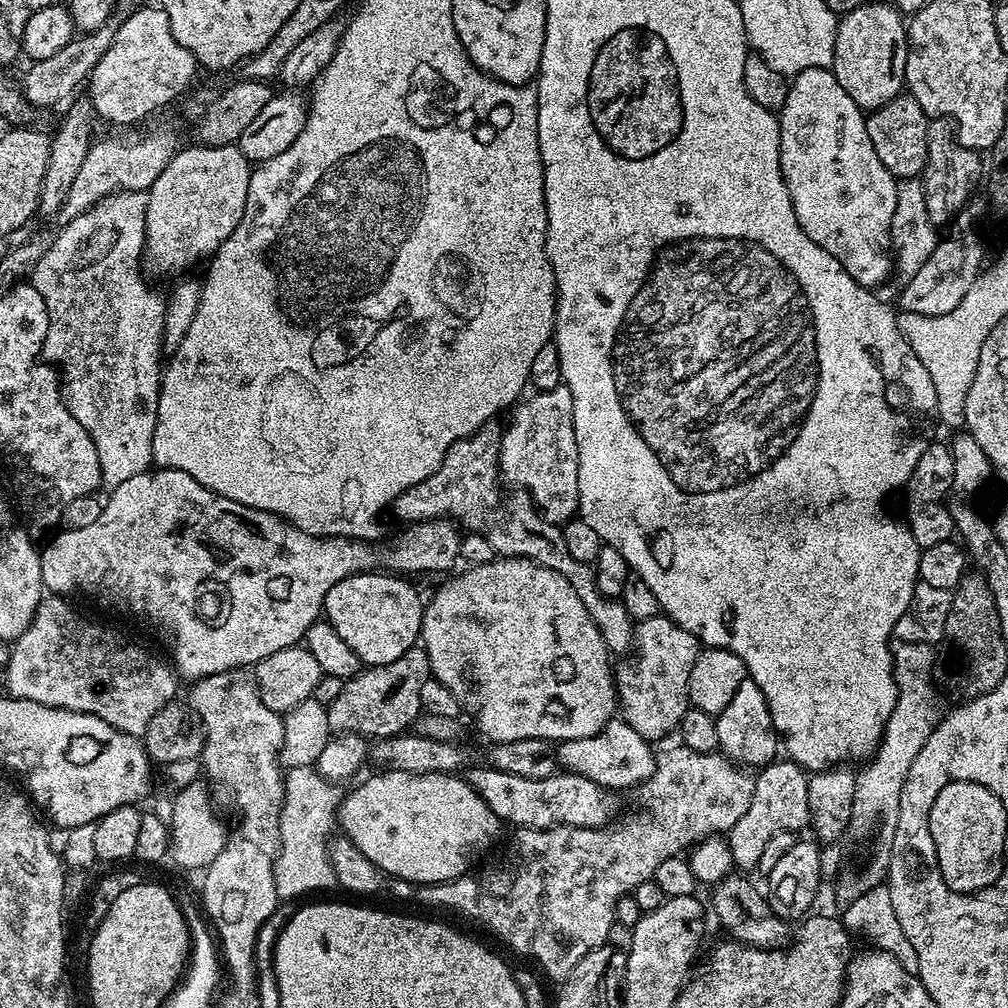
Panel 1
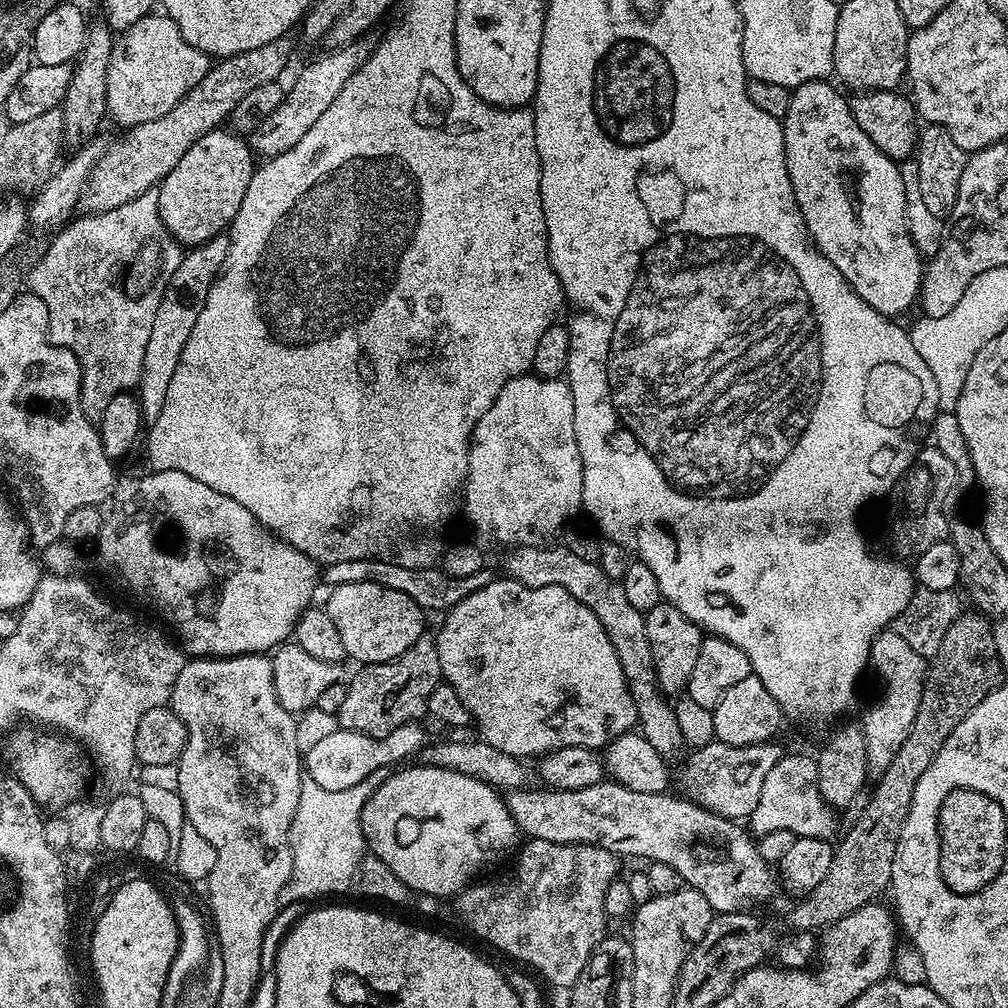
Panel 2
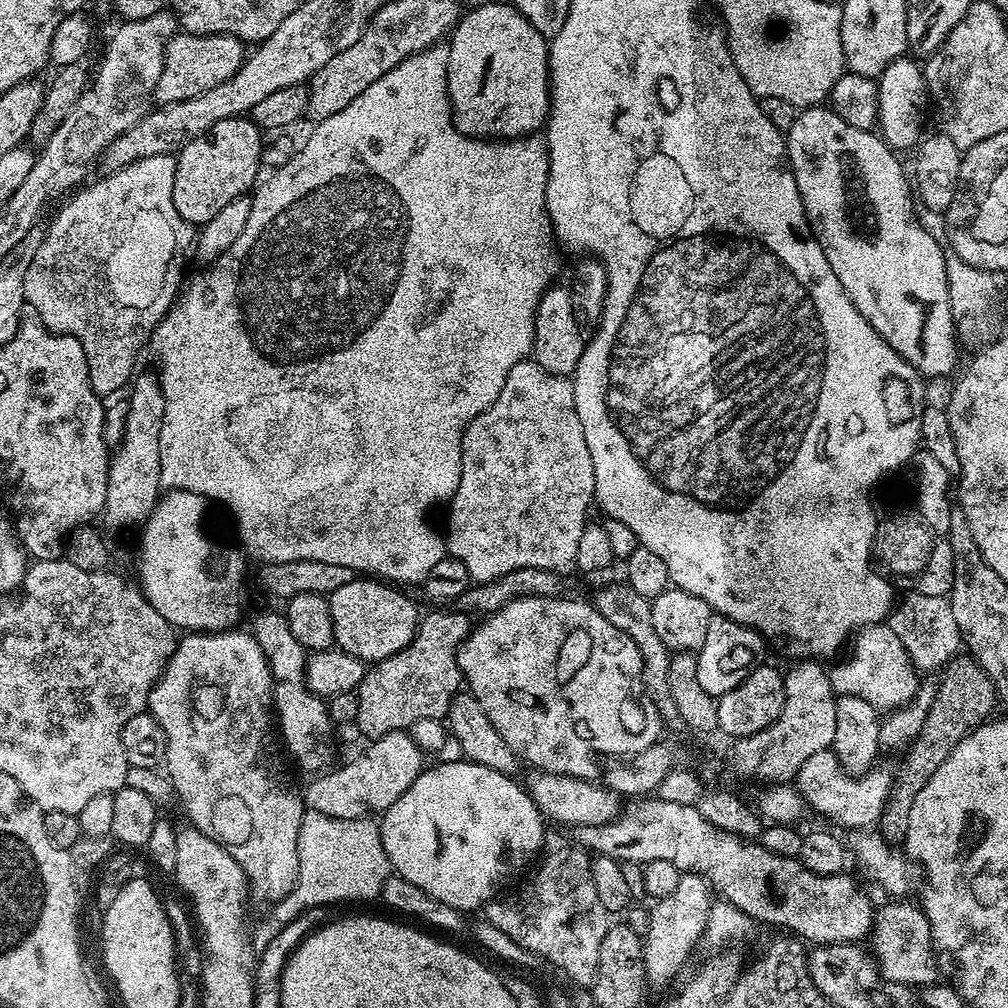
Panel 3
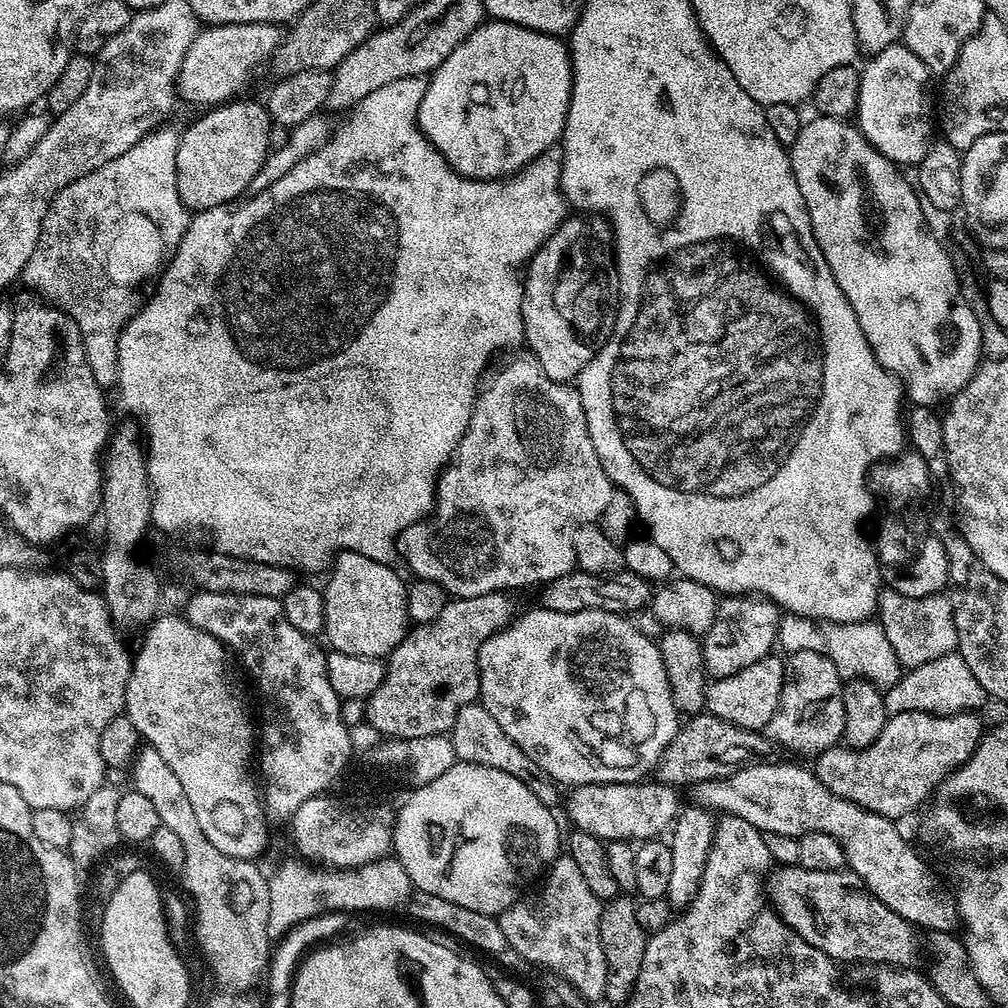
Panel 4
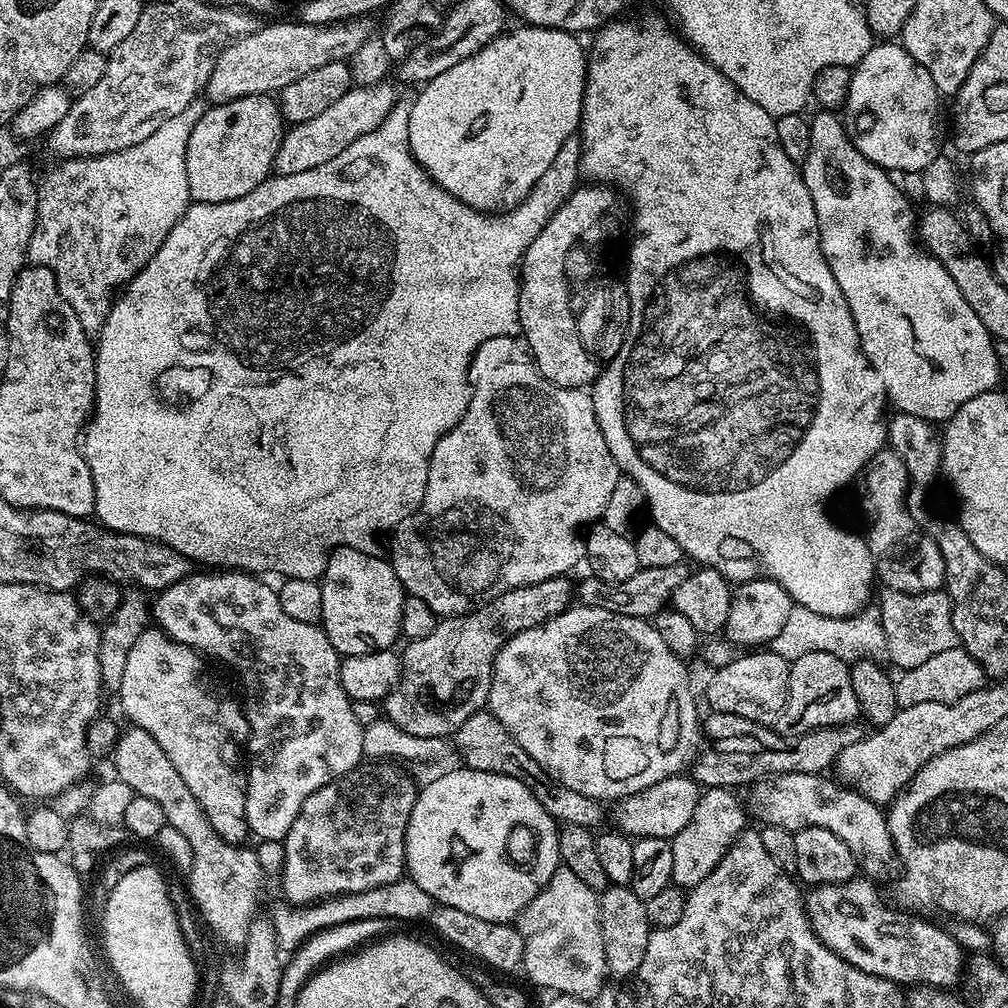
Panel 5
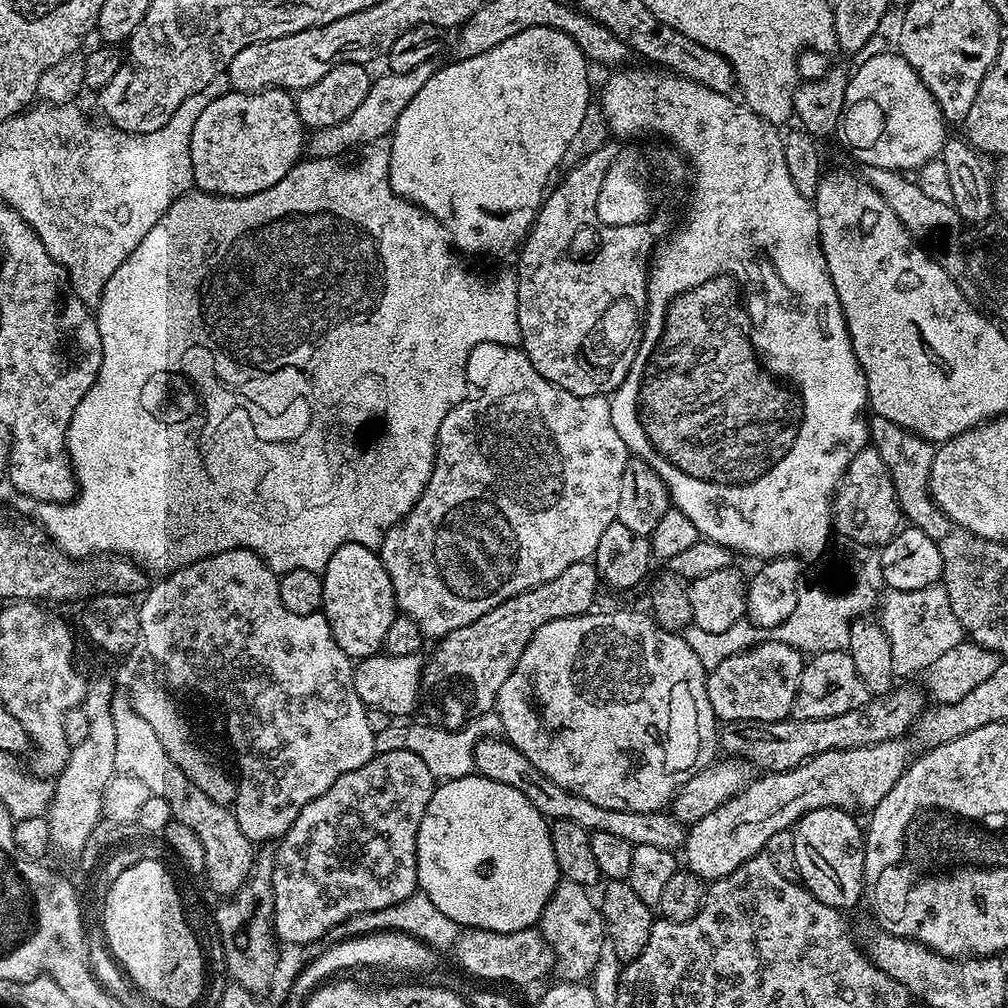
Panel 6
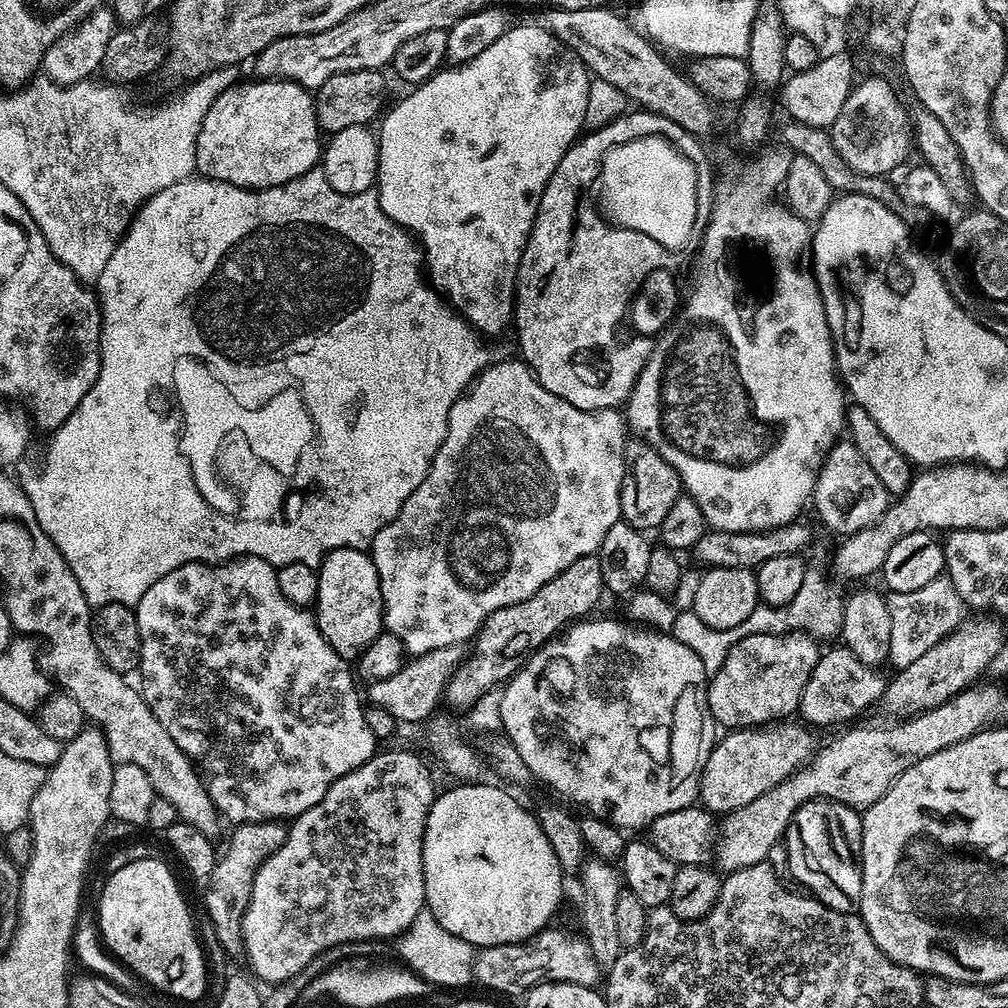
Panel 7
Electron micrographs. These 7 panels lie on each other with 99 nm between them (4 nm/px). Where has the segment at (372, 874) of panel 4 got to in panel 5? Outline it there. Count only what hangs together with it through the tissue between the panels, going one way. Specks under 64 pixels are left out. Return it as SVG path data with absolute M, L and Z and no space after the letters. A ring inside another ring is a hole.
M401 878L382 888L356 892L353 895L333 897L331 900L317 901L313 905L295 906L280 903L270 919L275 930L275 938L283 953L291 954L315 932L332 928L342 922L365 920L366 918L382 917L384 919L418 920L431 913L434 902L424 890L410 878Z

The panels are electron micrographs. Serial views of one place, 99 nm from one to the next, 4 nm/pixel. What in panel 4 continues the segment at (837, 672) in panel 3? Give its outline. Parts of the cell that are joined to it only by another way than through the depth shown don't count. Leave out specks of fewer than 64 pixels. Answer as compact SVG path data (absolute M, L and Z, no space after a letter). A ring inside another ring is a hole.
M788 614L781 619L778 644L788 654L802 650L814 650L814 654L823 654L830 658L830 662L834 662L840 677L848 682L866 680L887 690L902 677L898 654L894 654L894 646L890 646L886 630L882 630L880 623L872 618L856 620L853 624L833 624Z

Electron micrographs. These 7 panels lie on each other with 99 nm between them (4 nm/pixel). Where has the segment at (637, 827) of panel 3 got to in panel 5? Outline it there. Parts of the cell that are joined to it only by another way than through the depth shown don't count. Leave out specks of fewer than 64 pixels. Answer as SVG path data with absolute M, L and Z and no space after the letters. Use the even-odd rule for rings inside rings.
M853 878L841 884L822 884L804 896L804 910L812 929L831 952L837 952L847 964L866 974L881 976L901 986L928 984L955 989L960 980L960 963L965 949L951 931L943 932L928 920L891 912L873 881Z

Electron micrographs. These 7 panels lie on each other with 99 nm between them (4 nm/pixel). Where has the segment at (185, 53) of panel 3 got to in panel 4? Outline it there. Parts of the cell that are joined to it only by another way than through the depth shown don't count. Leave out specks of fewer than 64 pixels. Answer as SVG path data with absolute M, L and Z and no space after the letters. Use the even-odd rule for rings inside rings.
M218 24L205 27L190 42L190 50L186 50L184 61L180 67L180 77L176 79L178 96L181 101L188 104L206 104L217 106L239 97L244 83L252 76L252 71L260 63L271 61L275 50L282 41L282 32L275 24Z

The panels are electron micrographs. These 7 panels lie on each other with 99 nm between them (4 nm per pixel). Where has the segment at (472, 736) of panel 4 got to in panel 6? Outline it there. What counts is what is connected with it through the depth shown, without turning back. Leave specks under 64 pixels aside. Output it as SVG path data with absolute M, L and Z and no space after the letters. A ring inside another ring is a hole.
M486 737L478 741L473 750L473 769L479 775L490 778L494 782L502 782L506 786L514 786L518 794L526 794L526 798L549 821L569 820L578 822L587 832L605 832L614 834L618 838L626 838L633 846L655 846L667 852L679 853L684 846L686 826L681 820L676 819L671 811L659 812L631 812L630 810L606 810L606 806L594 806L578 794L550 782L526 754L517 750L507 738Z

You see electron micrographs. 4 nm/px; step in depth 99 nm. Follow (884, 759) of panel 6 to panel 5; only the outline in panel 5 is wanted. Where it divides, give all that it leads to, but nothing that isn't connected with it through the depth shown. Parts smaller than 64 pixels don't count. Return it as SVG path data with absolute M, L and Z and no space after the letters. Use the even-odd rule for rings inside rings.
M710 788L701 795L698 806L694 806L694 816L678 834L673 836L674 874L672 884L677 888L691 890L702 882L718 866L718 862L728 852L728 847L736 837L745 831L744 808L740 805L737 793L730 788Z

